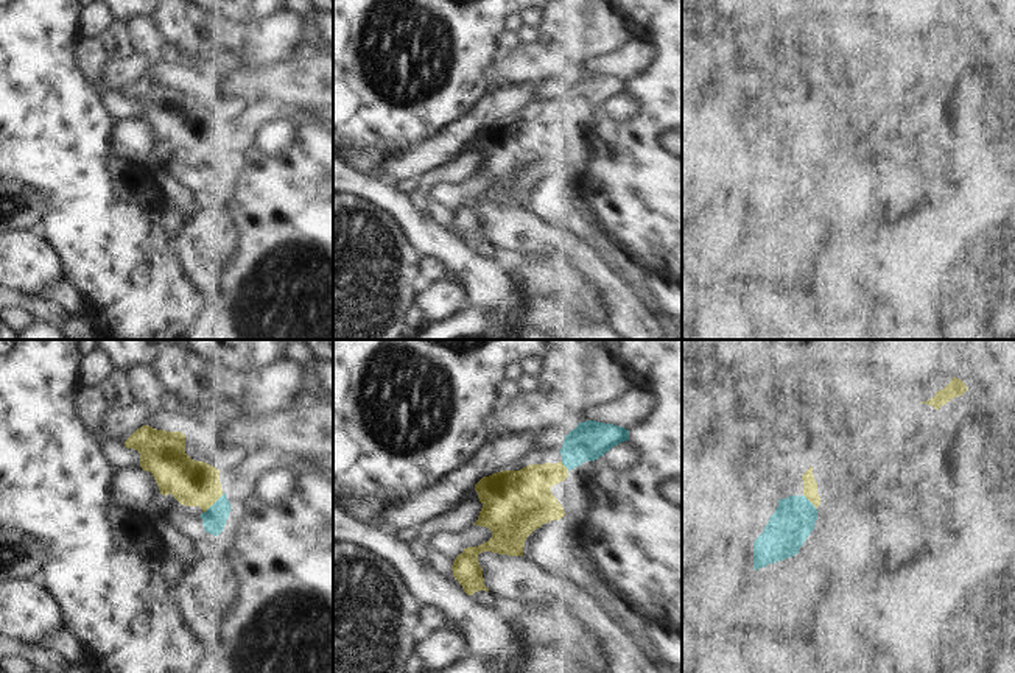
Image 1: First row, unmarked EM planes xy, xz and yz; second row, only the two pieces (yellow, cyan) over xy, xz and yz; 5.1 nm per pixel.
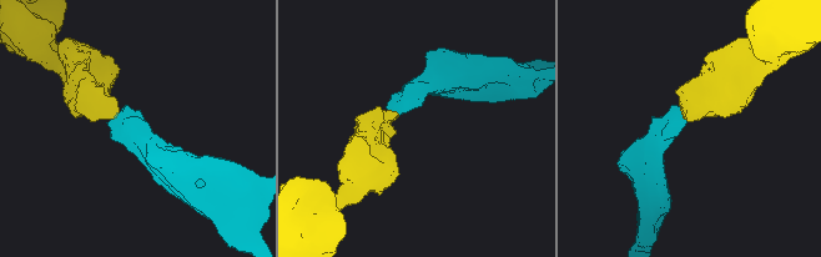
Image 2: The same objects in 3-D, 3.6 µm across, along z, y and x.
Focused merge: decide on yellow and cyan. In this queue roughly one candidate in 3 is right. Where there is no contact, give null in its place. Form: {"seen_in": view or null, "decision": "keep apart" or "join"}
{"seen_in": "xy", "decision": "join"}

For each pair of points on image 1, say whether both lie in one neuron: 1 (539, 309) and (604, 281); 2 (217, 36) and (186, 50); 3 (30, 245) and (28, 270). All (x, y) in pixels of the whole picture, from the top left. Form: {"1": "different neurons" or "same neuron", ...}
{"1": "different neurons", "2": "different neurons", "3": "same neuron"}

